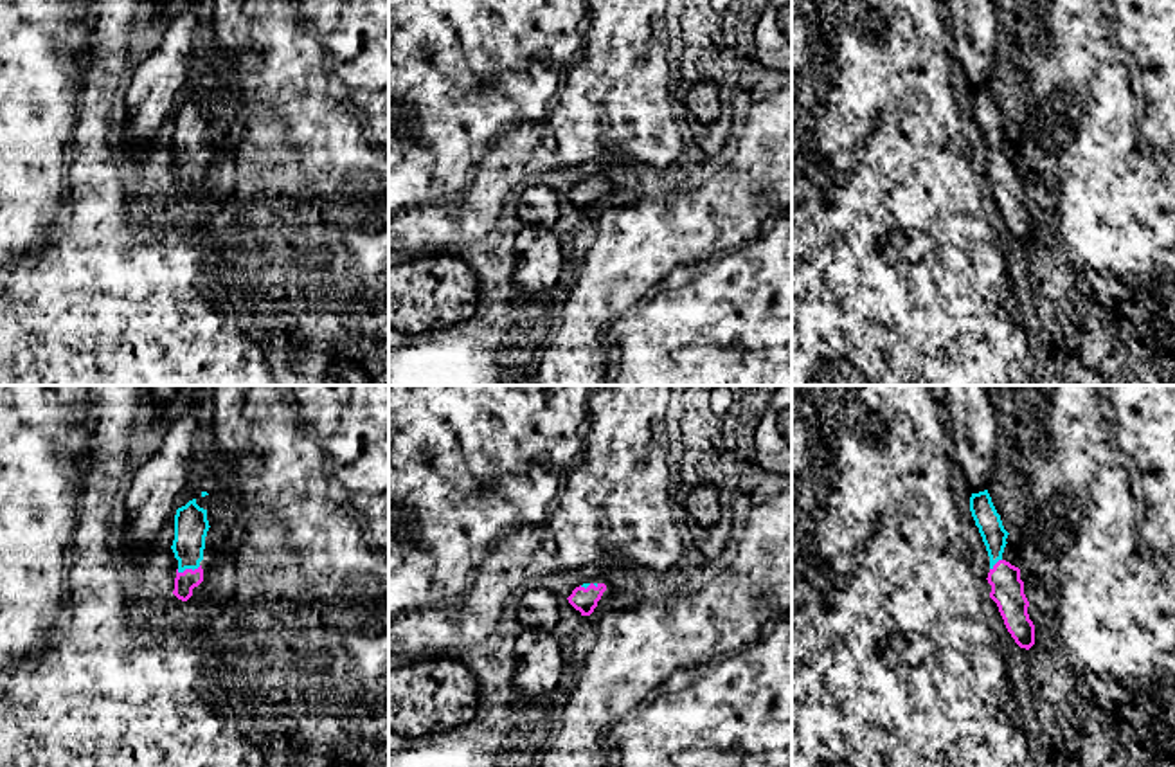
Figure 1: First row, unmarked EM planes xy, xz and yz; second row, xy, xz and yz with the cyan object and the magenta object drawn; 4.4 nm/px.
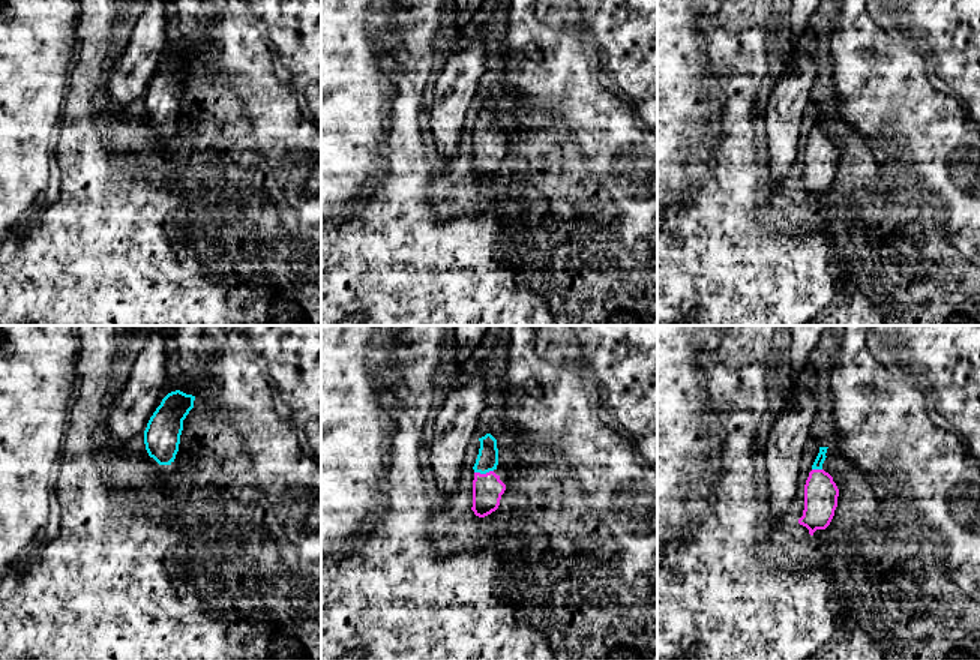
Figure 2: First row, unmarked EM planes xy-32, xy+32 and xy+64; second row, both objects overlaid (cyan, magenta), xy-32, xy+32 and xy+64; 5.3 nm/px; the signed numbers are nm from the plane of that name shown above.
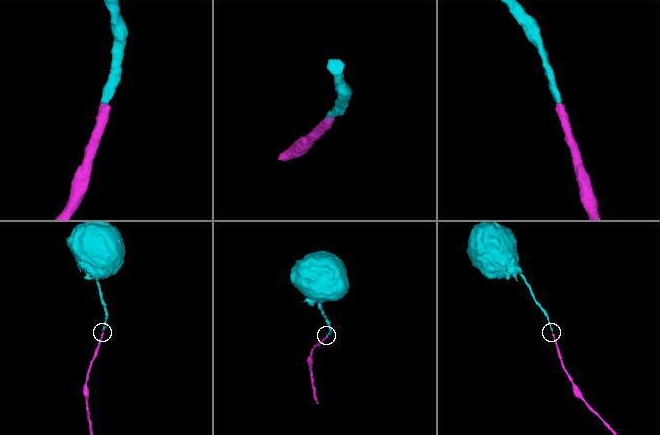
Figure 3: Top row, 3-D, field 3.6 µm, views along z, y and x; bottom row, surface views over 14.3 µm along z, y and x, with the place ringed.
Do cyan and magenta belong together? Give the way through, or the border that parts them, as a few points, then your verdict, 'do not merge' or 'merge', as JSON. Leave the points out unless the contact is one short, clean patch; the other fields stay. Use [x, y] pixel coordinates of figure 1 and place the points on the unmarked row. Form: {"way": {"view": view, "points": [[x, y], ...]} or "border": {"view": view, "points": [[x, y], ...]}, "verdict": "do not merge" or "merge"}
{"way": {"view": "xy", "points": [[191, 121], [188, 164], [184, 179]]}, "verdict": "merge"}

